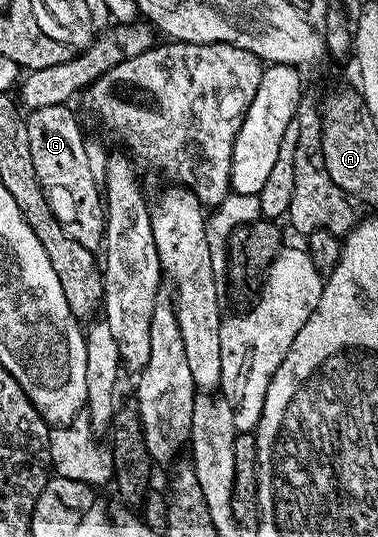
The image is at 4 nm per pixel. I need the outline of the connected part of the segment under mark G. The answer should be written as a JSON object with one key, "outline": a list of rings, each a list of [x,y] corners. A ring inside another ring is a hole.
{"outline":[[[70,105],[49,106],[47,108],[37,108],[26,115],[27,131],[29,132],[29,148],[33,156],[33,168],[37,168],[39,183],[43,186],[45,196],[51,205],[53,216],[65,228],[77,244],[89,248],[92,252],[98,251],[102,247],[105,237],[105,202],[101,197],[100,183],[93,176],[91,165],[87,159],[87,142],[83,134],[79,131],[79,122],[75,119],[75,114],[71,111]]]}

